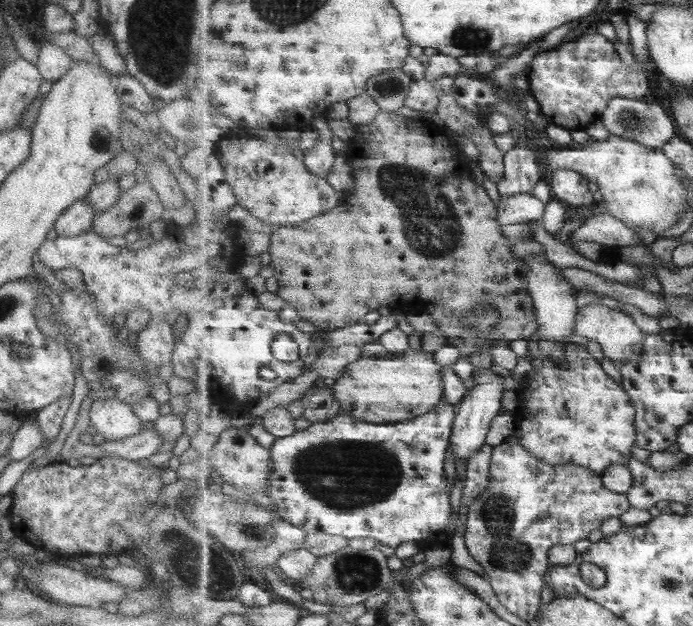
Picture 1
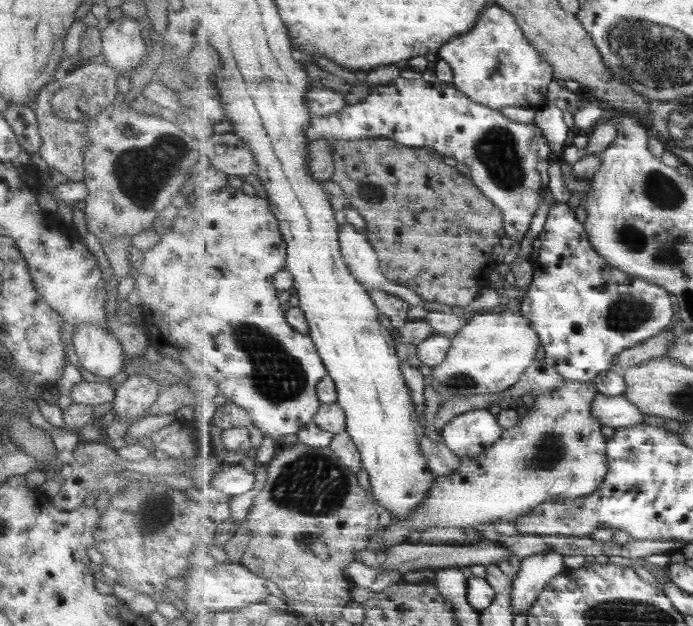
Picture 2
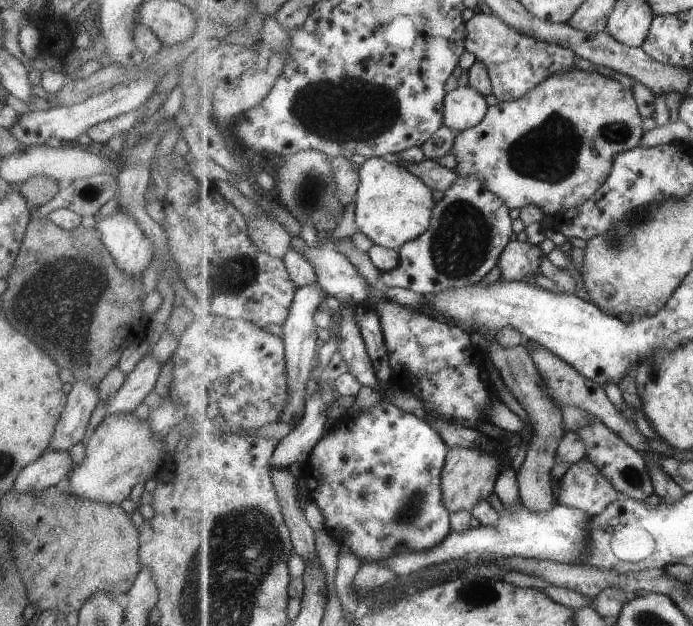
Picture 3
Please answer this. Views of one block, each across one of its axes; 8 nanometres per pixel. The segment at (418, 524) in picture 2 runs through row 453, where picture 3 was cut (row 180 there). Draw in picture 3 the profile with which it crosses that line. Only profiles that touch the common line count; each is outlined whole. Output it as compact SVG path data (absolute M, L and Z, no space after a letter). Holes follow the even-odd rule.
M581 69L565 70L563 74L555 74L554 77L547 78L547 82L543 82L541 86L537 86L518 101L498 101L497 104L490 106L483 122L469 130L458 133L451 152L457 156L457 168L455 170L458 172L458 176L477 176L477 178L481 178L487 184L487 188L493 194L498 194L510 208L522 209L525 206L535 205L547 214L566 213L579 210L580 206L585 205L586 202L590 201L590 198L593 198L599 192L599 189L610 177L618 155L639 147L639 142L645 134L643 128L641 128L641 122L643 122L643 118L639 114L639 106L637 106L633 91L621 81L599 73L582 71Z

